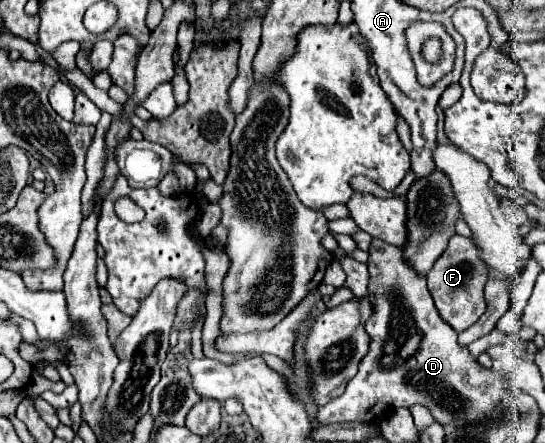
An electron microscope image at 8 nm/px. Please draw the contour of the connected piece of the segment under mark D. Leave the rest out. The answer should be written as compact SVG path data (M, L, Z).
M374 238L368 254L372 318L366 320L364 330L370 336L370 348L358 366L358 374L346 384L344 394L318 408L316 420L320 424L370 424L380 418L380 410L386 410L386 406L412 408L414 404L430 408L442 426L466 426L490 418L492 408L508 396L504 378L482 368L458 344L458 332L442 322L426 288L426 278L410 268L400 248Z

